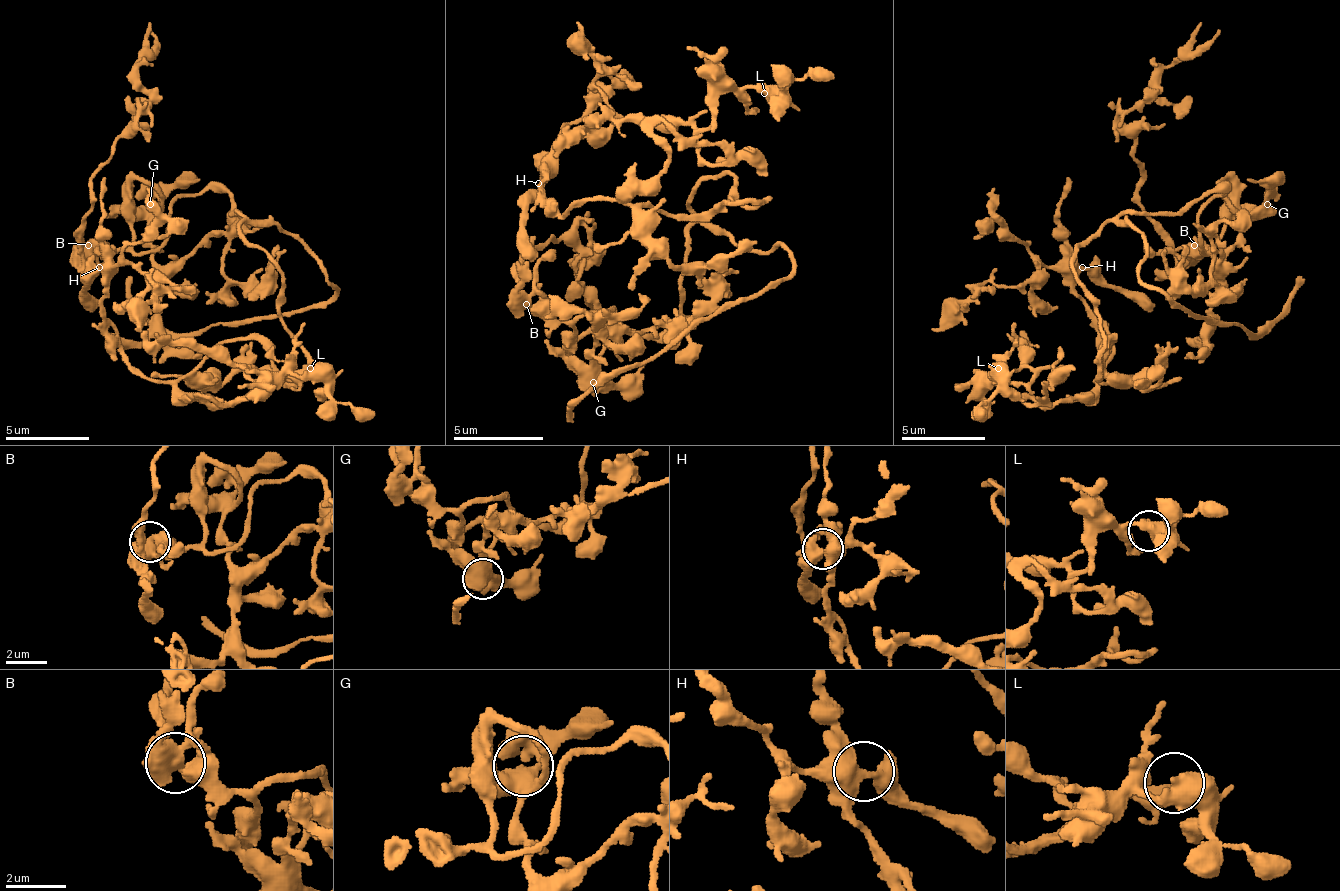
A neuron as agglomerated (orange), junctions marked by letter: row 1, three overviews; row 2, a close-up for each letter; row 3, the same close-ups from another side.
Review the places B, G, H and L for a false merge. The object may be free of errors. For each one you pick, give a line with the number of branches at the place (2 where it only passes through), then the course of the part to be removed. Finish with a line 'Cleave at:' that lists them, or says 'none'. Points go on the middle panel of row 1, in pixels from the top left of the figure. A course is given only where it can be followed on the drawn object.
Cleave at: none

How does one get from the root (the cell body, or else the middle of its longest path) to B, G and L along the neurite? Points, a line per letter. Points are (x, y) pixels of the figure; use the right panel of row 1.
B: (1078, 246), (1128, 212), (1187, 212), (1221, 191), (1200, 212), (1200, 246), (1204, 254), (1208, 250), (1195, 246)
G: (1078, 246), (1128, 212), (1187, 212), (1221, 191), (1200, 212), (1200, 246), (1208, 254), (1233, 212), (1267, 204)
L: (1078, 246), (1073, 271), (1103, 334), (1099, 376), (1111, 338), (1103, 376), (1044, 402), (993, 376), (998, 368)

